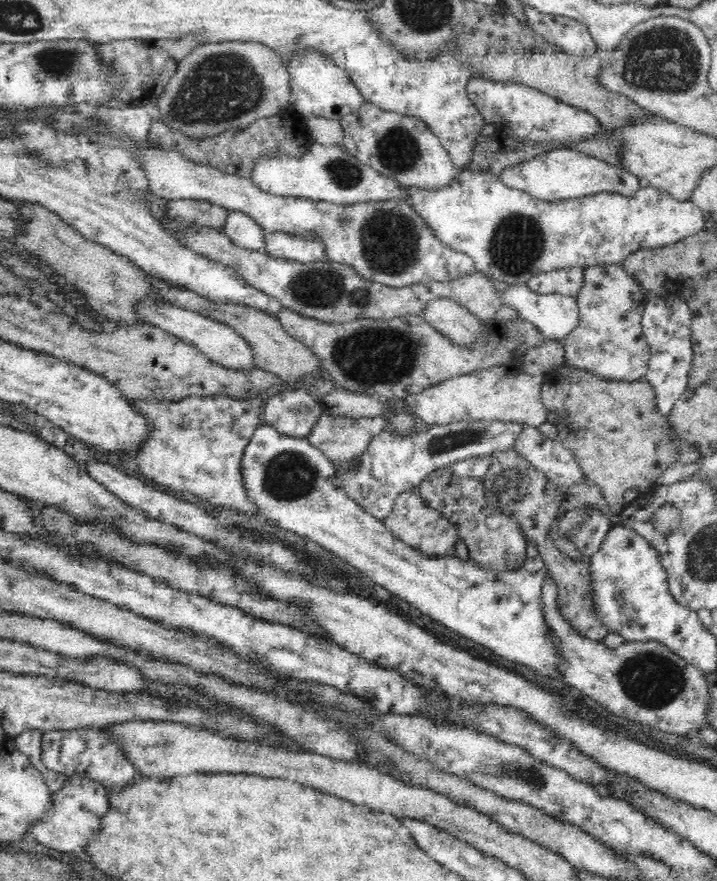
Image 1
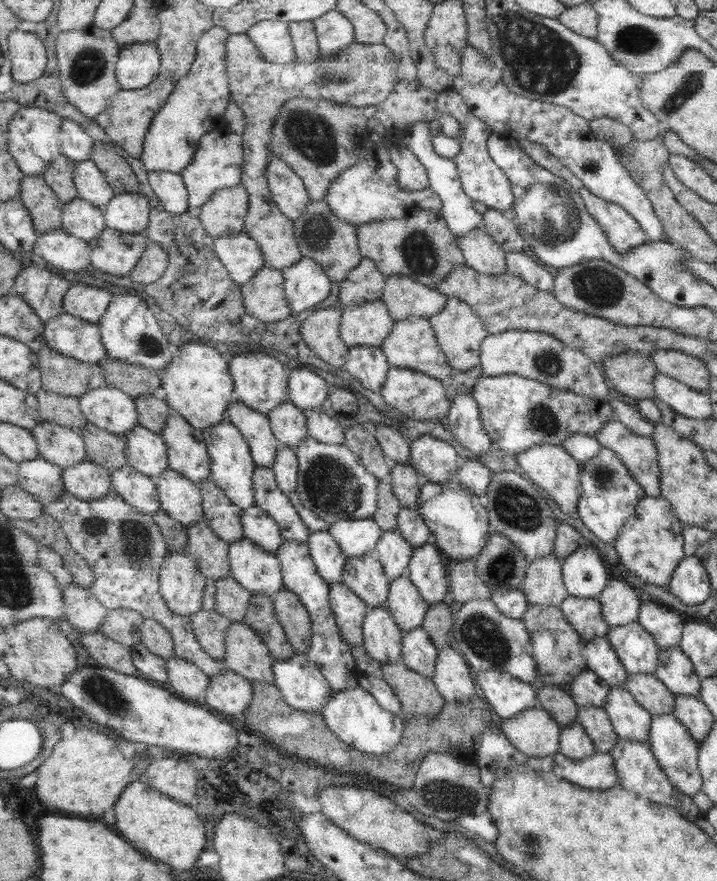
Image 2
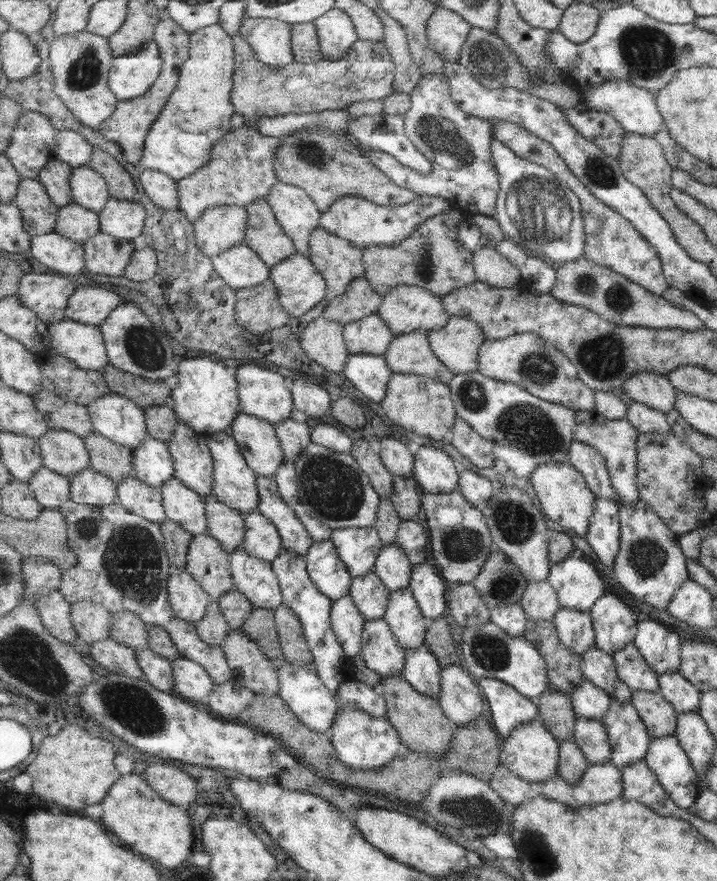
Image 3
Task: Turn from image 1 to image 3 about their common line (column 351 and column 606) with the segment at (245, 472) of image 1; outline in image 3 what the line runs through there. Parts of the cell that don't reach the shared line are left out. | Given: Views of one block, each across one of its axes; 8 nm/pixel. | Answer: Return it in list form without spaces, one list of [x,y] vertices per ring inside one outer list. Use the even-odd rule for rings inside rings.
[[[596,497],[595,513],[585,538],[603,564],[614,565],[622,544],[619,503],[615,499]]]

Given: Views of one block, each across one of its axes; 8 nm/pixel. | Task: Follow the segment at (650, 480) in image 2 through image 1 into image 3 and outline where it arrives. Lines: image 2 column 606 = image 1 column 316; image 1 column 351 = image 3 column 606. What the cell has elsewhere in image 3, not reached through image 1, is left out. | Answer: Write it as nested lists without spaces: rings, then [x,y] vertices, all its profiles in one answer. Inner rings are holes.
[[[597,409],[579,412],[575,432],[575,441],[586,443],[599,450],[607,460],[607,468],[617,494],[625,503],[634,503],[640,499],[639,483],[639,451],[637,451],[637,440],[640,434],[636,427],[627,419],[614,420],[603,416]]]

